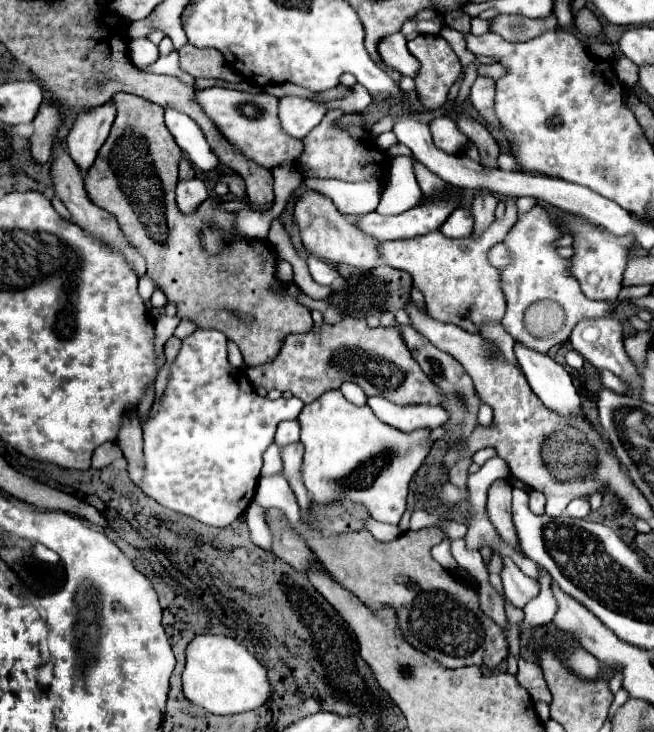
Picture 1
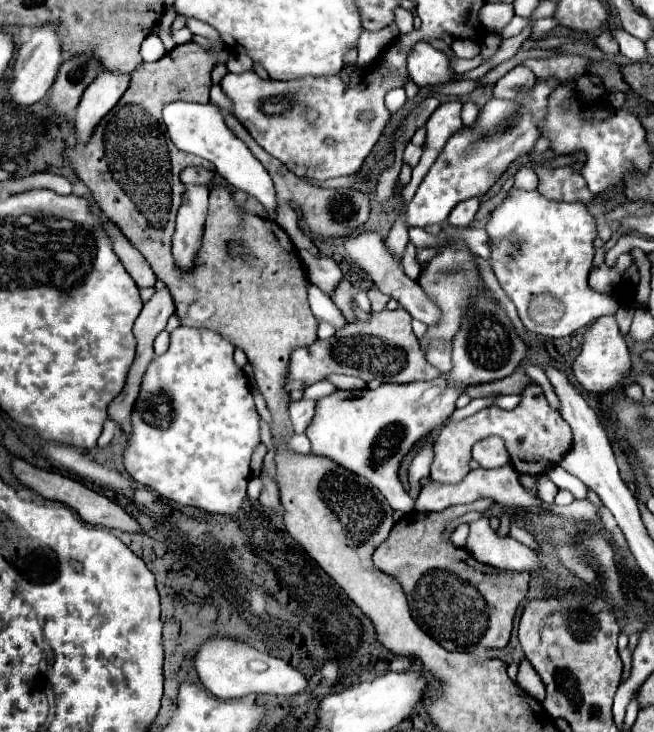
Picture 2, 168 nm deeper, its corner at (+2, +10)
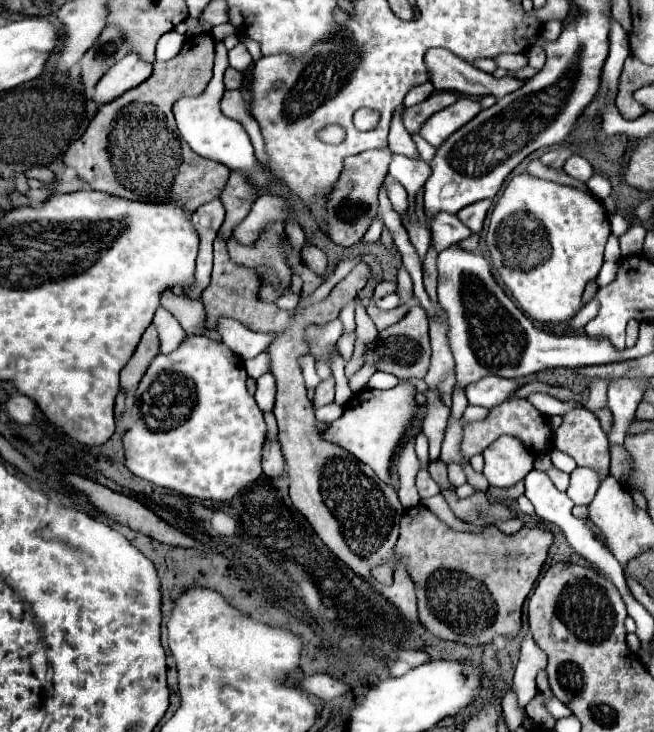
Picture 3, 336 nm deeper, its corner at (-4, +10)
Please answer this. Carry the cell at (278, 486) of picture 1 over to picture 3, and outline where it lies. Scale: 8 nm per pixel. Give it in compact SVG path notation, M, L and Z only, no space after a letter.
M268 372L256 380L257 389L254 398L260 410L270 412L273 410L276 396L276 383L273 375Z

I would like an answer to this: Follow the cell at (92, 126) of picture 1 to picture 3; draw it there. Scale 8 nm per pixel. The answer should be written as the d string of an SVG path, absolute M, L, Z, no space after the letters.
M129 52L125 58L121 58L117 64L113 64L105 76L95 86L93 100L101 106L105 102L111 102L113 98L121 96L125 90L131 90L145 82L153 72L153 62L141 60L139 54Z

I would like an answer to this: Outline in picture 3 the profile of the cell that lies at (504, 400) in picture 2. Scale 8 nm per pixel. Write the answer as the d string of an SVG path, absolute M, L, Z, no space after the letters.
M533 393L527 397L527 400L537 408L545 416L553 417L556 415L564 415L574 408L580 406L575 402L561 402L556 398L544 394L544 393Z

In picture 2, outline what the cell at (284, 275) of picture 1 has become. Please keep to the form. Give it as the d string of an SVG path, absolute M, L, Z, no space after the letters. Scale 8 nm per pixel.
M309 284L309 304L311 304L313 314L315 314L319 320L325 320L325 322L333 324L337 330L343 326L343 322L345 322L343 314L341 314L339 308L333 304L333 300L331 300L323 290L319 290L315 284Z

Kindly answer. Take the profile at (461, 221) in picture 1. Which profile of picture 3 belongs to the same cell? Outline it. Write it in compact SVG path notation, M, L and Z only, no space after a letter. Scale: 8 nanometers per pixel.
M479 200L479 202L473 202L471 206L465 206L457 212L459 220L469 226L473 232L481 232L483 228L483 220L487 216L487 210L491 208L491 200Z

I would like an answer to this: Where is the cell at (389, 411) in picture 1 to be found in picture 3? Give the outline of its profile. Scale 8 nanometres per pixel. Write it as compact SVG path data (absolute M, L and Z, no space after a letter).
M485 376L479 382L473 382L467 386L467 398L469 404L475 406L485 406L485 408L495 408L509 400L517 392L519 384L517 380L507 380L499 376Z

